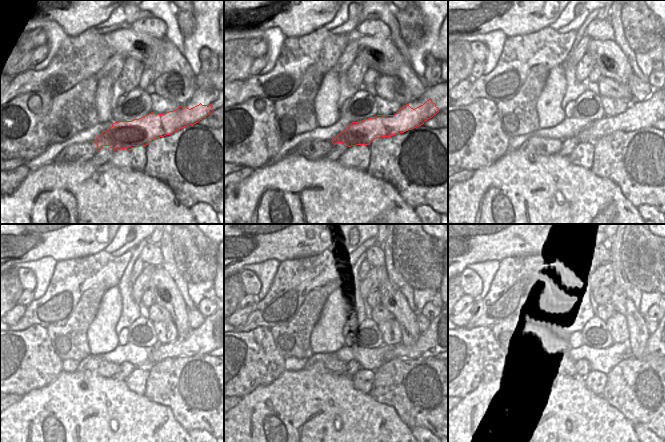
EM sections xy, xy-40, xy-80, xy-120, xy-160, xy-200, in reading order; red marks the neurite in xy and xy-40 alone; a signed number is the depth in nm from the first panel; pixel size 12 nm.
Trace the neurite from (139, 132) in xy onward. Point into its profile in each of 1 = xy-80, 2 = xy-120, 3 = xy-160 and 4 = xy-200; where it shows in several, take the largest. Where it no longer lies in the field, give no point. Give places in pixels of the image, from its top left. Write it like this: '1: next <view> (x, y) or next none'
1: next xy-80 (632, 119)
2: next xy-120 (203, 340)
3: next xy-160 (427, 345)
4: next xy-200 (651, 350)

